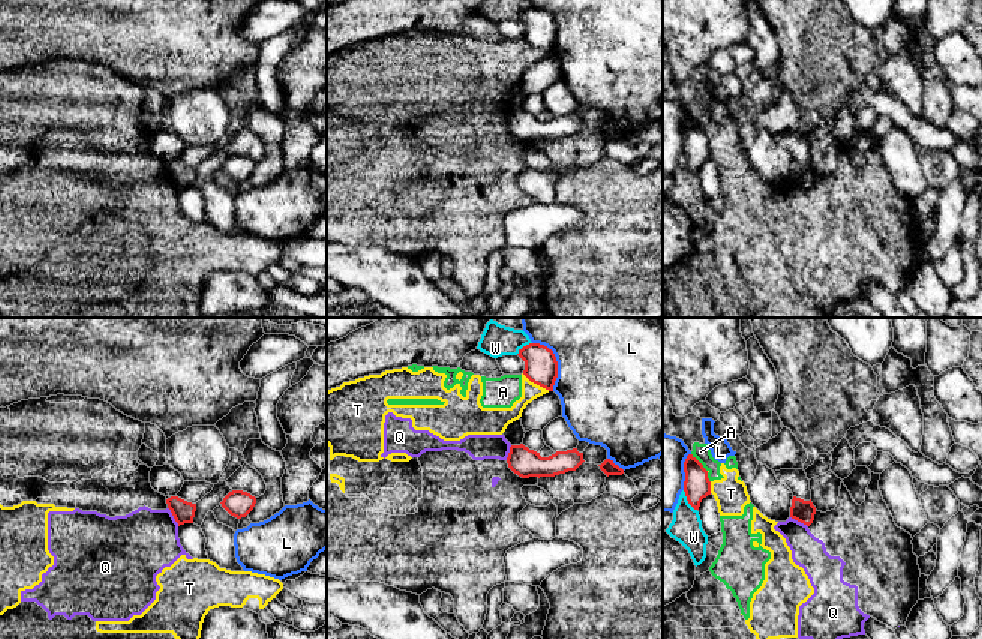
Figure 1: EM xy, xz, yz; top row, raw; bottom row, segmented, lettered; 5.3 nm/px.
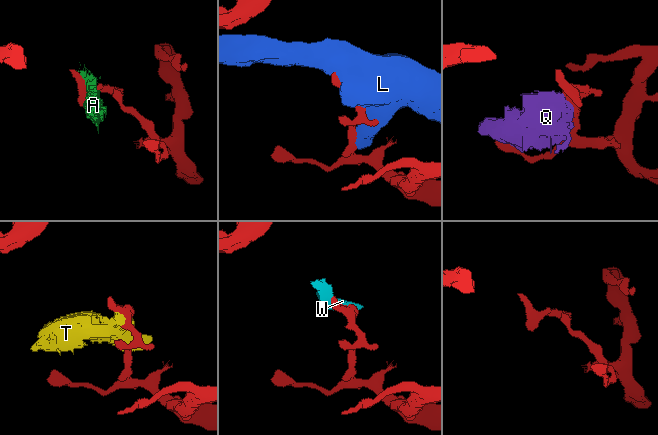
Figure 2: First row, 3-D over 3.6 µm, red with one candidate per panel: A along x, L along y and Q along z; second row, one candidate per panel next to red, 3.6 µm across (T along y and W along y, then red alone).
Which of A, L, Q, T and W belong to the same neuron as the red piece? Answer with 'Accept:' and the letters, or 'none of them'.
Accept: none of them

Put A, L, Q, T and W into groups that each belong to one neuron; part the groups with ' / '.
A Q T / L / W

